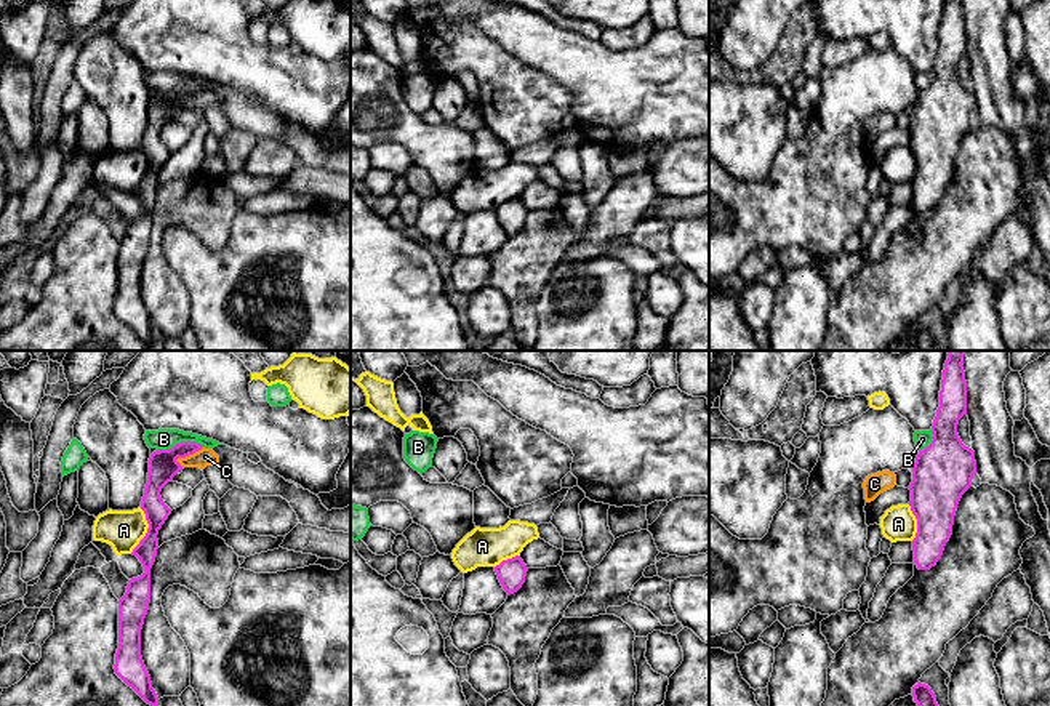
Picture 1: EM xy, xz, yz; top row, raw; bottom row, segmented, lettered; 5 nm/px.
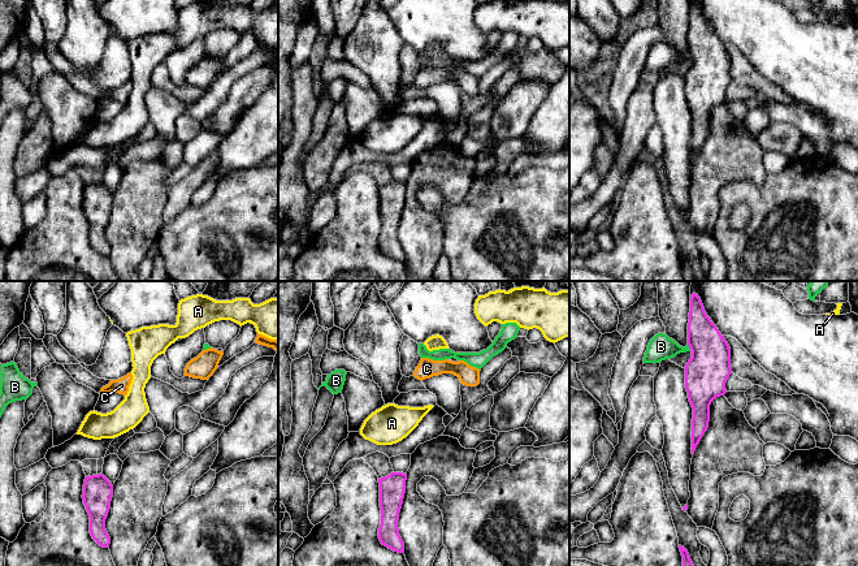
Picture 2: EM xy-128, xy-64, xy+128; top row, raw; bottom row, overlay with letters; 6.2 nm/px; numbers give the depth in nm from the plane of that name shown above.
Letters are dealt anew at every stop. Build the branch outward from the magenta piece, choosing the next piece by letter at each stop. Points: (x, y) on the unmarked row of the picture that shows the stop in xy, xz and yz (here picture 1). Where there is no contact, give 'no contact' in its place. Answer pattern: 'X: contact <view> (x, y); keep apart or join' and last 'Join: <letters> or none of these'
A: contact xy (148, 172); keep apart
B: contact xy (181, 84); keep apart
C: contact xy (189, 95); keep apart
Join: none of these

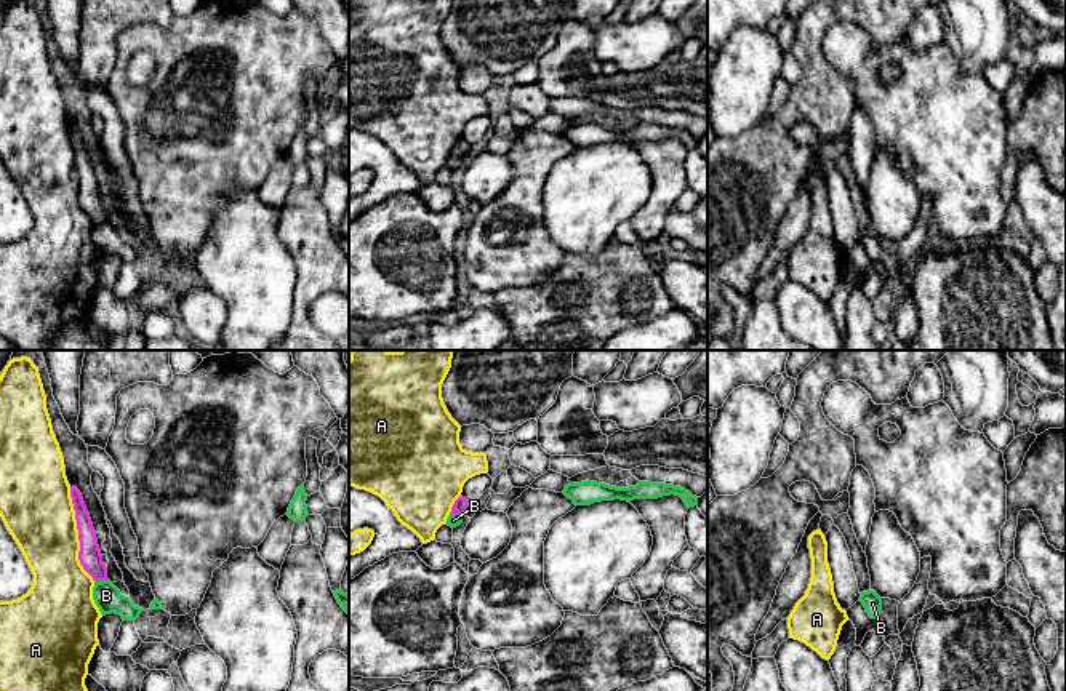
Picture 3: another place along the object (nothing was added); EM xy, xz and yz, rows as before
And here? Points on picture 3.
A: contact xy (79, 176); keep apart
B: contact xz (456, 155); keep apart
Join: none of these

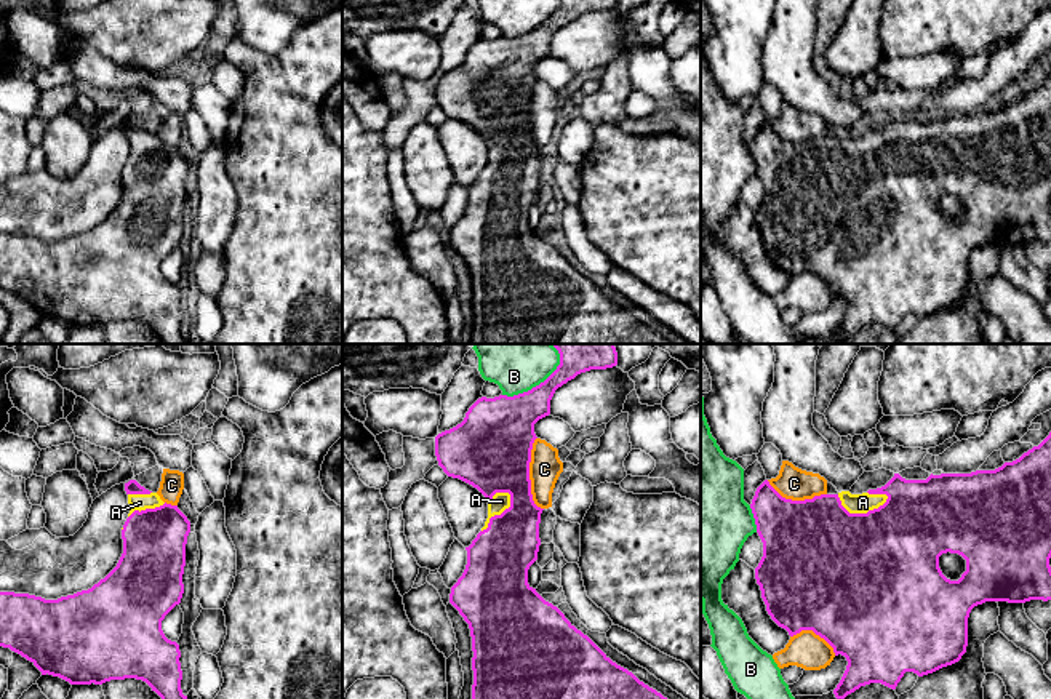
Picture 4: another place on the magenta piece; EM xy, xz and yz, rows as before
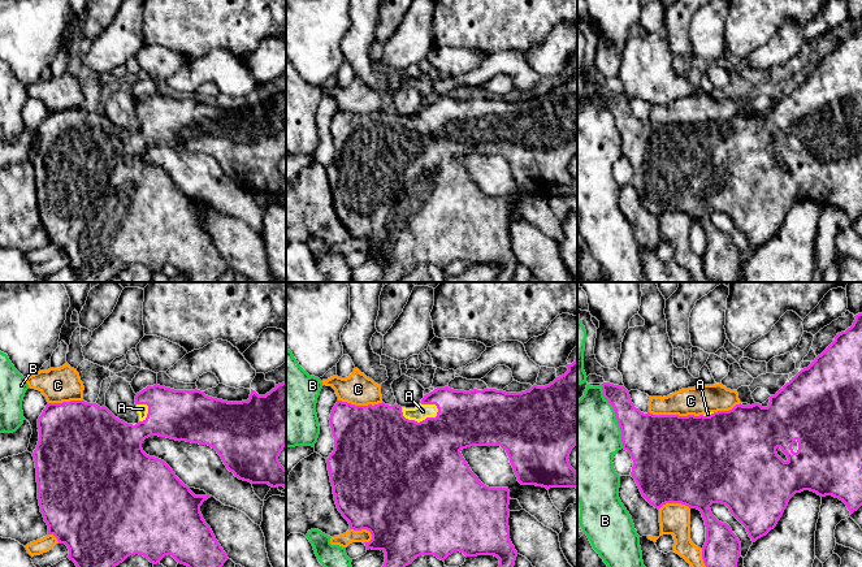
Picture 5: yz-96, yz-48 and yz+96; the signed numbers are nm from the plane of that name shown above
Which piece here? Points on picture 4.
A: contact yz (861, 155); join
B: contact xz (533, 29); keep apart
C: contact xz (528, 115); keep apart
Join: A

